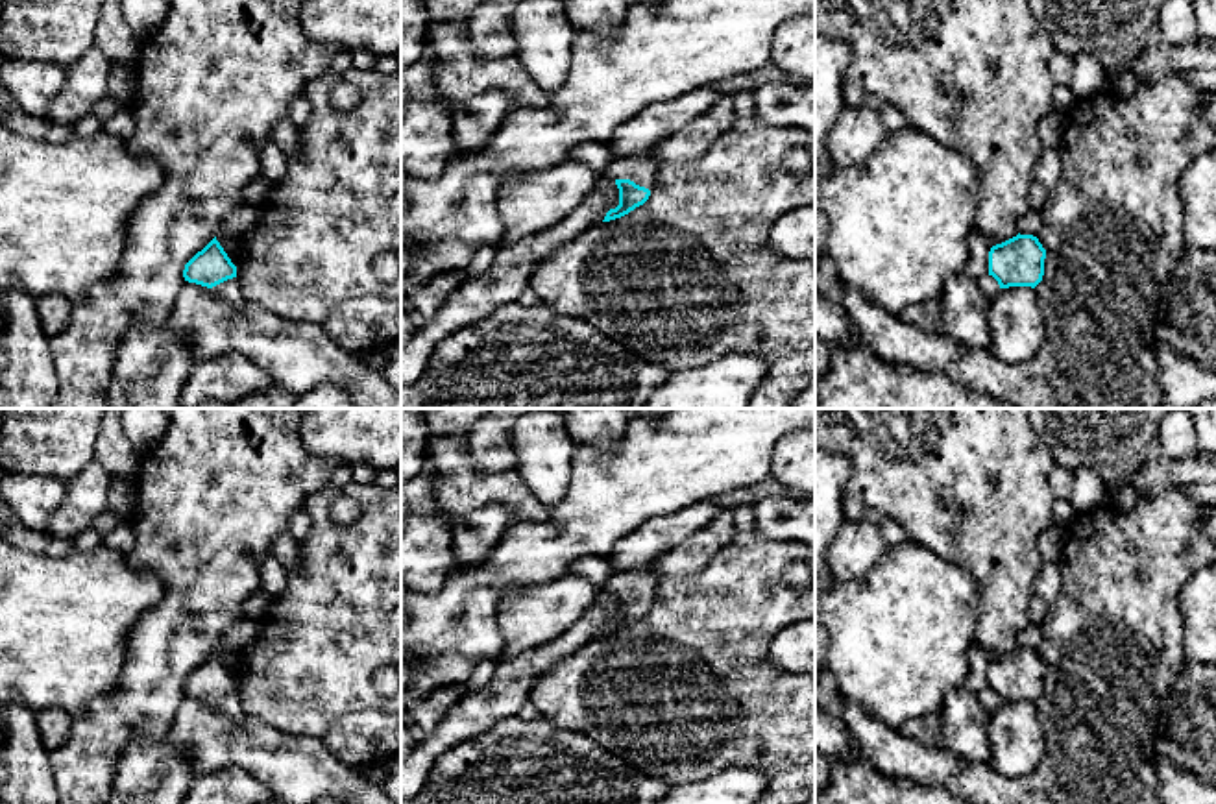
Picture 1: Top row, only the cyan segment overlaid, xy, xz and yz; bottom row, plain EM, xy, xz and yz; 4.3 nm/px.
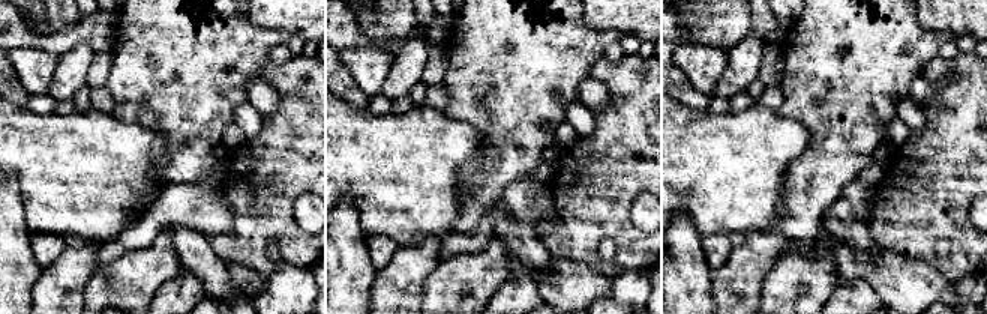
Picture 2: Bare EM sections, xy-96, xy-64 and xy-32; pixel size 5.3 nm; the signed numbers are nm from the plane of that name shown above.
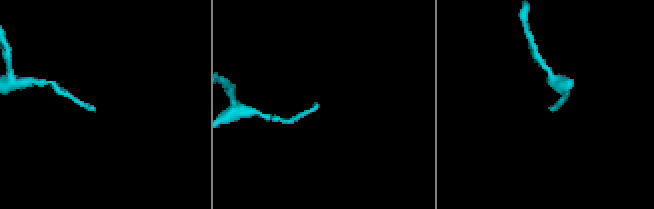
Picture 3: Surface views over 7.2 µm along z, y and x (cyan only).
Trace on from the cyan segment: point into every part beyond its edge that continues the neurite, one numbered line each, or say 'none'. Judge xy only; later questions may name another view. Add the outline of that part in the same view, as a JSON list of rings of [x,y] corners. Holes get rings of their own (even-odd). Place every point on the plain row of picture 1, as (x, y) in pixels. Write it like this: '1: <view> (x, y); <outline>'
1: xy (230, 705); [[[238,691],[227,693],[213,702],[207,702],[216,712],[229,715],[229,717],[242,717],[244,712],[240,708],[240,695]],[[205,700],[207,702],[207,700]]]

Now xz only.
1: xz (640, 583); [[[649,566],[630,569],[626,573],[615,573],[604,586],[610,593],[630,593],[639,601],[652,604],[658,577]]]

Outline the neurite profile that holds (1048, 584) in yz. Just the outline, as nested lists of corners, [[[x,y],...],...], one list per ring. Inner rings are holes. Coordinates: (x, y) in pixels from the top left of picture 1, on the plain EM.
[[[1044,562],[1033,584],[1031,623],[1040,625],[1063,590],[1059,564]]]

